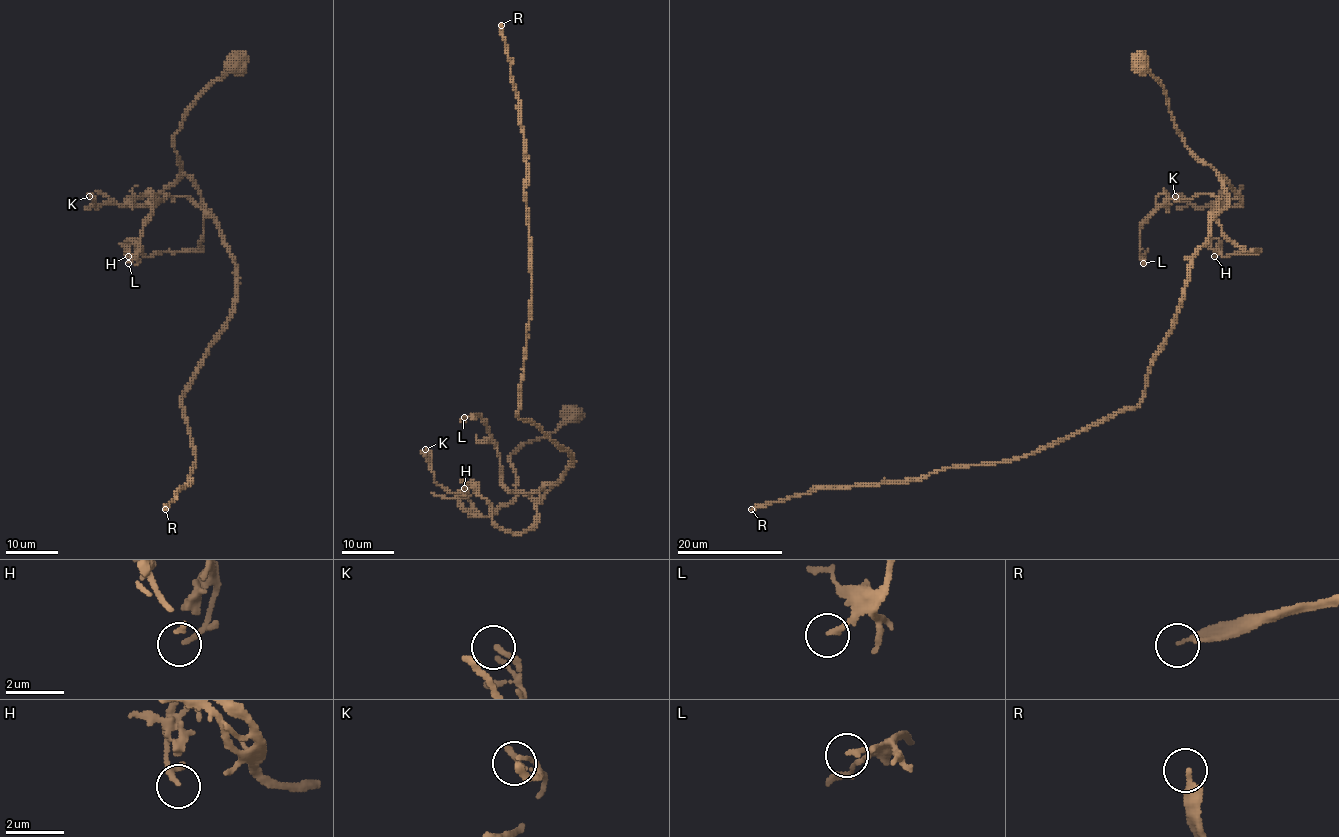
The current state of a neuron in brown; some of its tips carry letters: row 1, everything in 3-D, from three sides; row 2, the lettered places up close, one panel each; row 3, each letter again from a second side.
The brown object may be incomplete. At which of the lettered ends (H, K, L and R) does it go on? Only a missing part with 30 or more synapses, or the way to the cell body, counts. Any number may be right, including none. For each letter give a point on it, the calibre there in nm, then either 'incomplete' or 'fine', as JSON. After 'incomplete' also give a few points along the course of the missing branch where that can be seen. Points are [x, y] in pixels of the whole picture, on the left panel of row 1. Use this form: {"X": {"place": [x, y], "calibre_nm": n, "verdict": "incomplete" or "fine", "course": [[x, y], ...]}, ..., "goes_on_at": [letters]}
{"H": {"place": [128, 256], "calibre_nm": 120, "verdict": "fine"}, "K": {"place": [89, 196], "calibre_nm": 200, "verdict": "fine"}, "L": {"place": [128, 263], "calibre_nm": 170, "verdict": "fine"}, "R": {"place": [165, 509], "calibre_nm": 190, "verdict": "incomplete"}, "goes_on_at": ["R"]}

